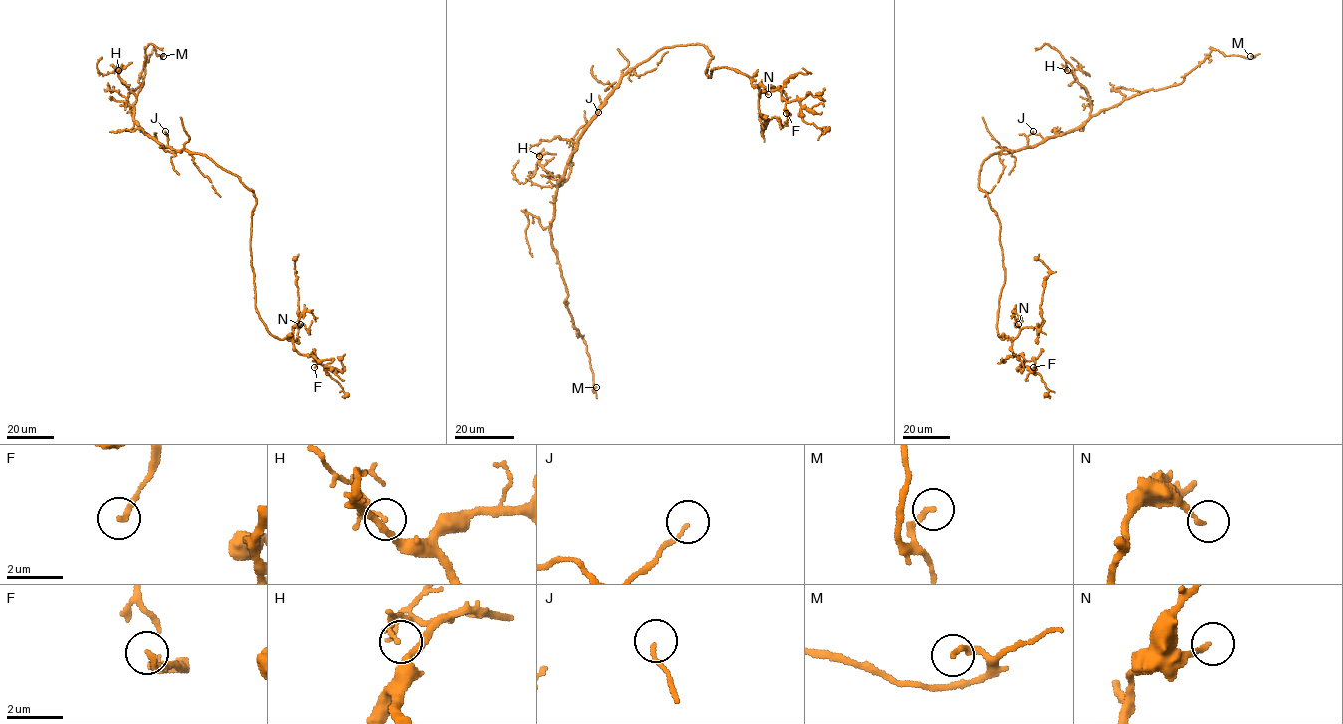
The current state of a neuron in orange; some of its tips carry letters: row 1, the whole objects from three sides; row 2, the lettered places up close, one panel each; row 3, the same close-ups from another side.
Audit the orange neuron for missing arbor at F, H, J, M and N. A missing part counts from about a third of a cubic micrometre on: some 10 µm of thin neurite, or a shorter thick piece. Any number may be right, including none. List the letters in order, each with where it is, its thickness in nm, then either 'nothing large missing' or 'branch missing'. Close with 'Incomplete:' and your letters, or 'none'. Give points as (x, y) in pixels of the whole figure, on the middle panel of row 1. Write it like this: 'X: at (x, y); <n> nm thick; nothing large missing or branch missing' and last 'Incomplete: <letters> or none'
F: at (786, 113); 190 nm thick; nothing large missing
H: at (539, 156); 130 nm thick; nothing large missing
J: at (598, 112); 120 nm thick; nothing large missing
M: at (596, 387); 180 nm thick; nothing large missing
N: at (768, 94); 160 nm thick; nothing large missing
Incomplete: none

